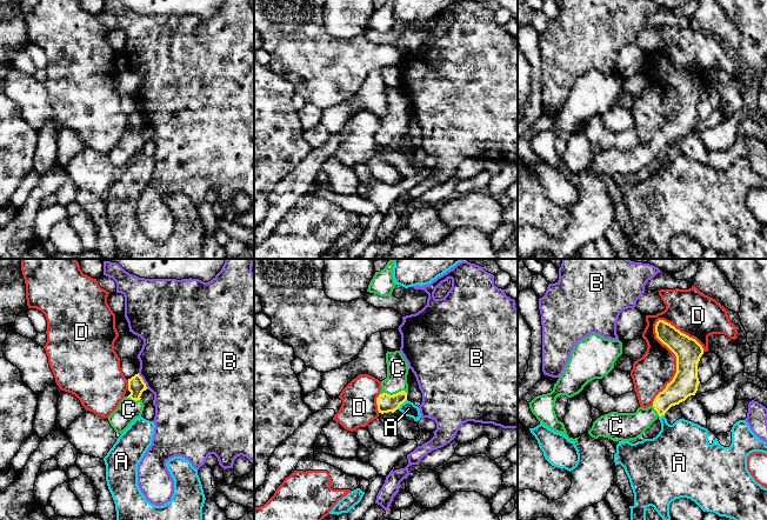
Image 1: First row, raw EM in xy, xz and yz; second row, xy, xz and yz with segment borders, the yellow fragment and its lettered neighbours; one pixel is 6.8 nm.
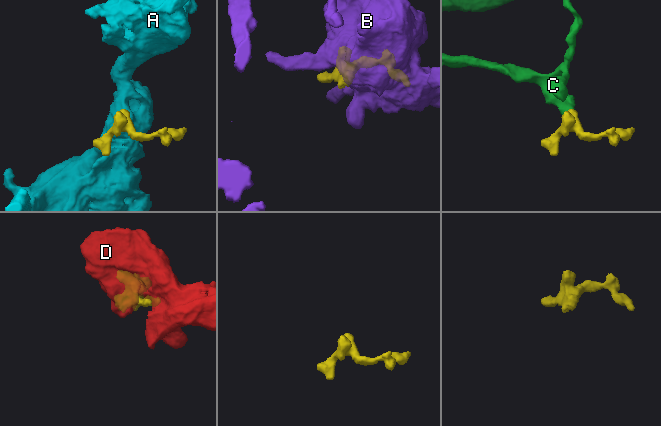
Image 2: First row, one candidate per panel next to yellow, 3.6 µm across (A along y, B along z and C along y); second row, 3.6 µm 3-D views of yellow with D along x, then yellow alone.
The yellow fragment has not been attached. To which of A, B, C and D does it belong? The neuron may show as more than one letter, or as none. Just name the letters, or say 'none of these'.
C

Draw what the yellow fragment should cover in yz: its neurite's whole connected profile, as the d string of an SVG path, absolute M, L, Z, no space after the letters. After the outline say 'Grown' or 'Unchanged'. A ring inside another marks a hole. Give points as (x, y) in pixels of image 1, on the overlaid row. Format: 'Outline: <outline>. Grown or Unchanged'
Outline: M663 320L656 322L655 333L676 356L676 373L673 380L655 396L652 406L639 407L635 413L611 412L598 418L588 431L592 438L603 436L613 441L636 440L672 406L695 395L700 384L698 364L703 354L702 346Z. Grown

